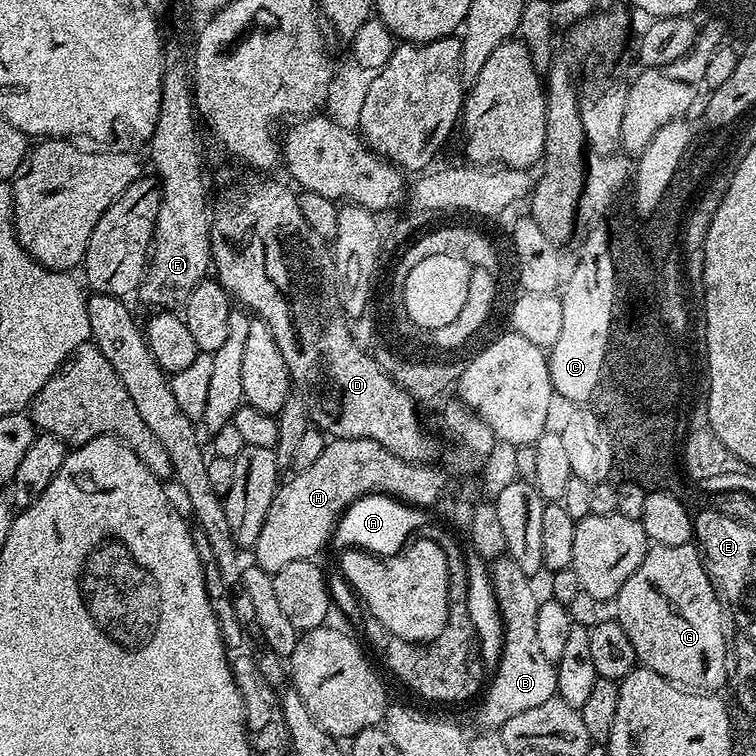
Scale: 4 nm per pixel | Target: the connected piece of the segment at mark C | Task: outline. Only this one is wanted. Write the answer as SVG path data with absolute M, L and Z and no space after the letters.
M598 227L589 229L591 231L580 248L576 265L573 268L571 265L570 275L563 281L559 293L562 330L558 333L558 342L554 342L547 353L552 391L559 399L560 396L564 400L588 400L591 396L593 399L606 371L610 347L608 339L612 336L612 323L614 326L612 276L618 271L618 260L611 238Z

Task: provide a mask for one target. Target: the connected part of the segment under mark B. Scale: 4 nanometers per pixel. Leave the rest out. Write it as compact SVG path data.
M505 554L499 560L491 561L490 571L494 594L497 596L498 610L504 623L504 648L501 650L500 664L494 669L496 677L487 685L484 696L484 709L480 712L483 727L488 730L499 729L506 718L522 714L533 706L542 706L542 702L556 696L556 666L542 654L538 642L537 619L541 597L536 596L533 577L526 574Z

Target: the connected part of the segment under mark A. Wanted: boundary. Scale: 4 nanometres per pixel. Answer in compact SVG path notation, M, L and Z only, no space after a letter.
M383 494L364 496L362 499L356 500L340 517L333 532L332 544L340 548L339 550L363 550L381 557L395 555L409 543L409 540L416 534L414 532L418 528L422 527L421 529L423 529L427 525L426 516L422 512L425 511L399 501L395 497Z

